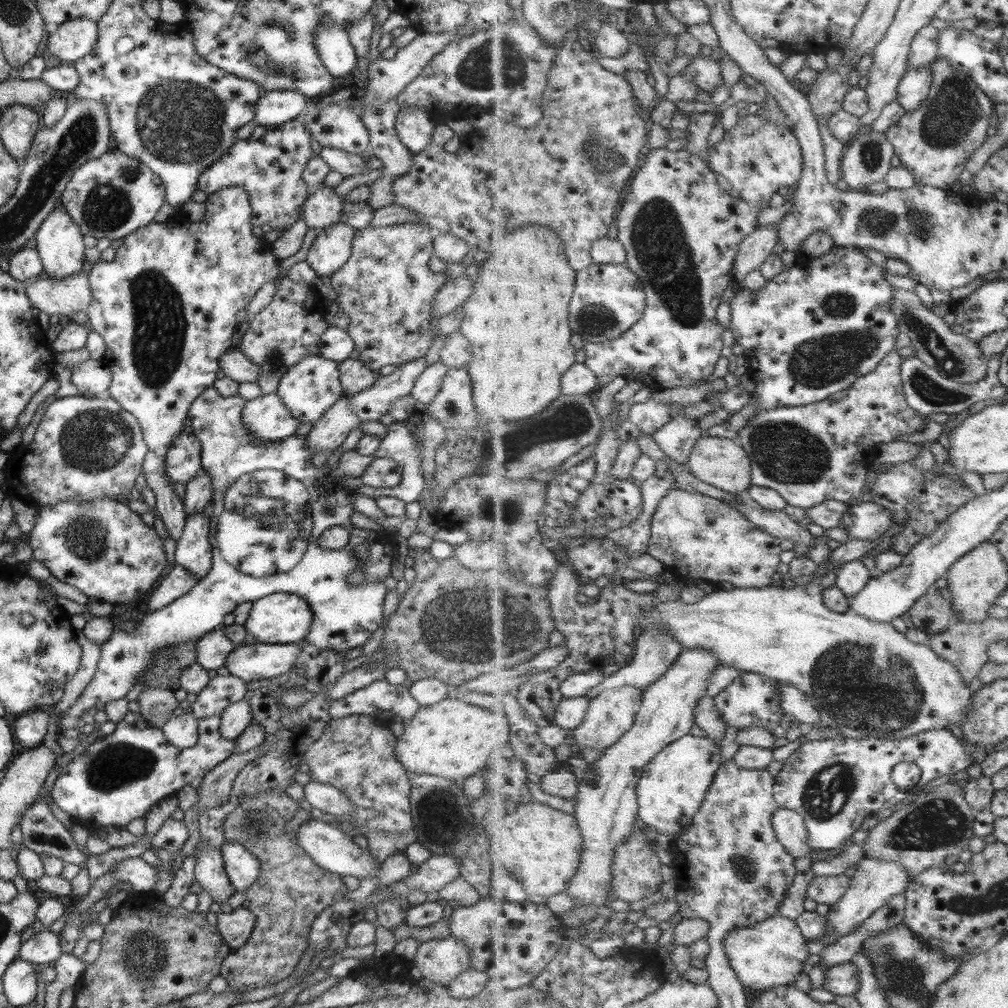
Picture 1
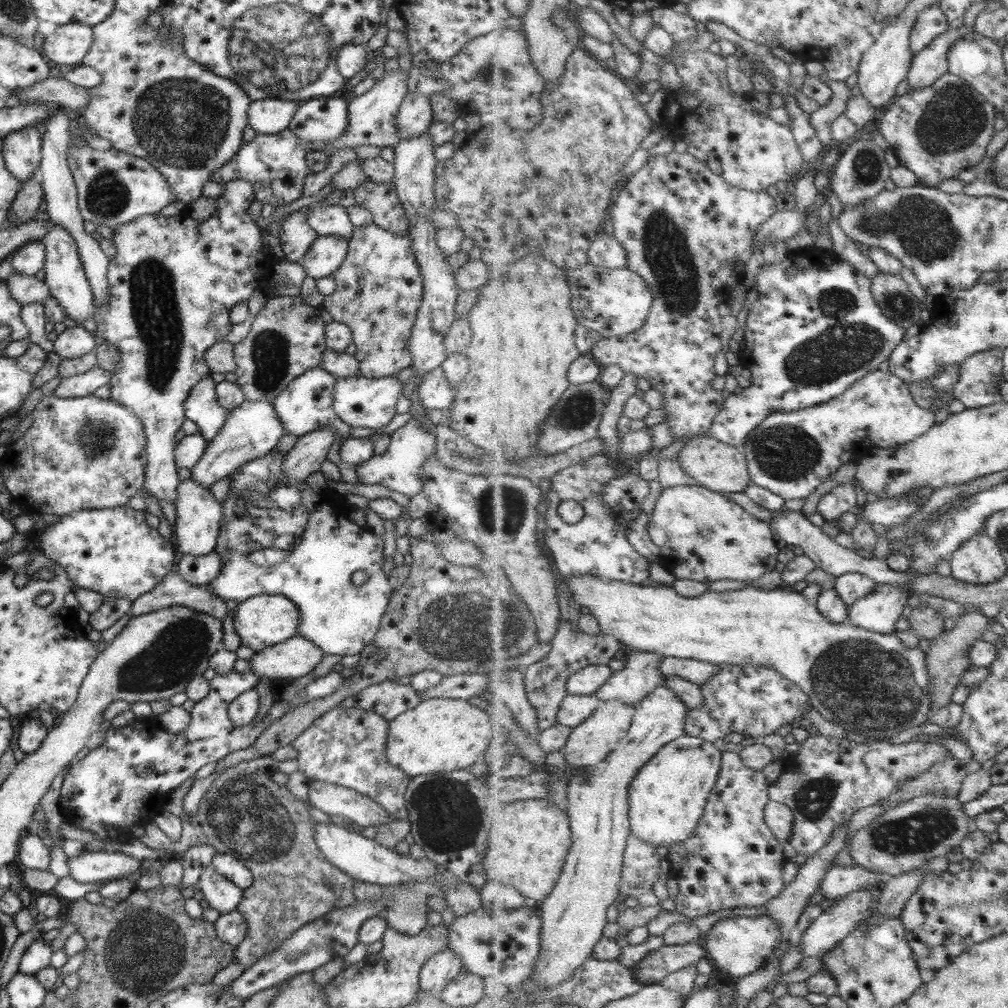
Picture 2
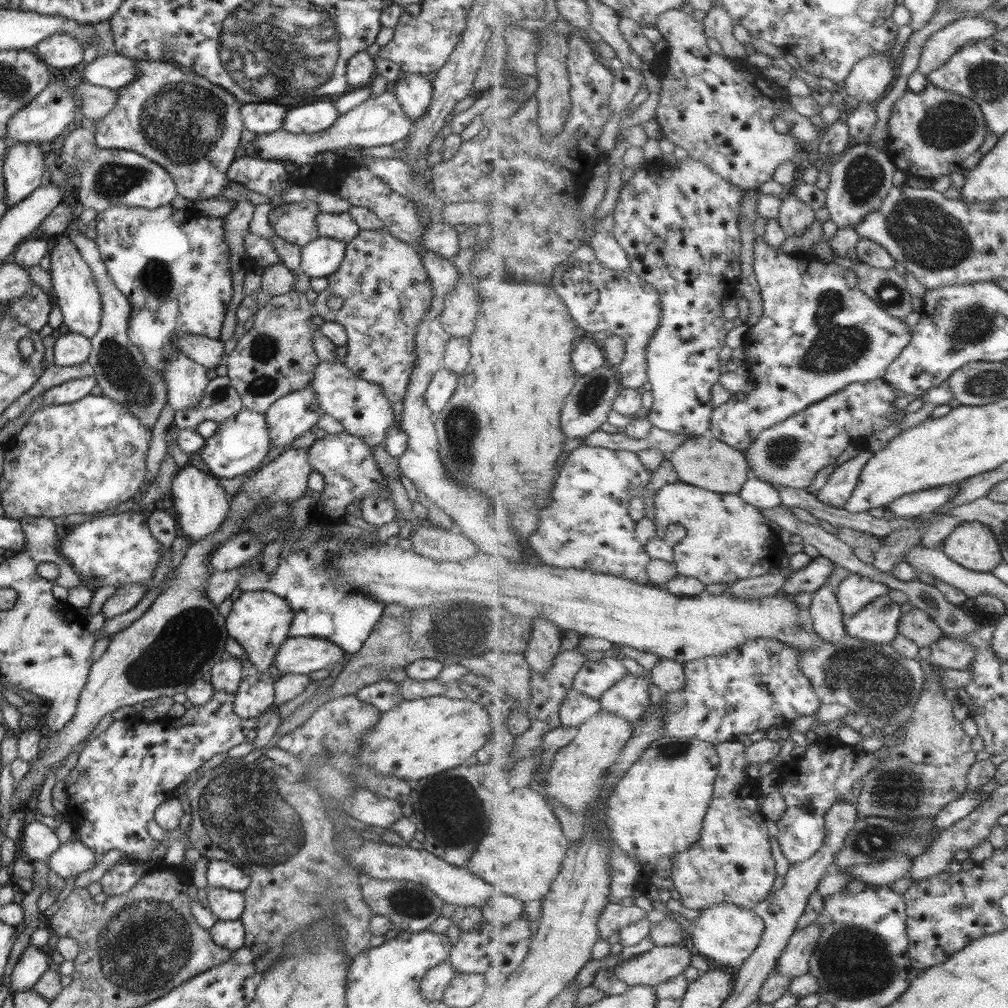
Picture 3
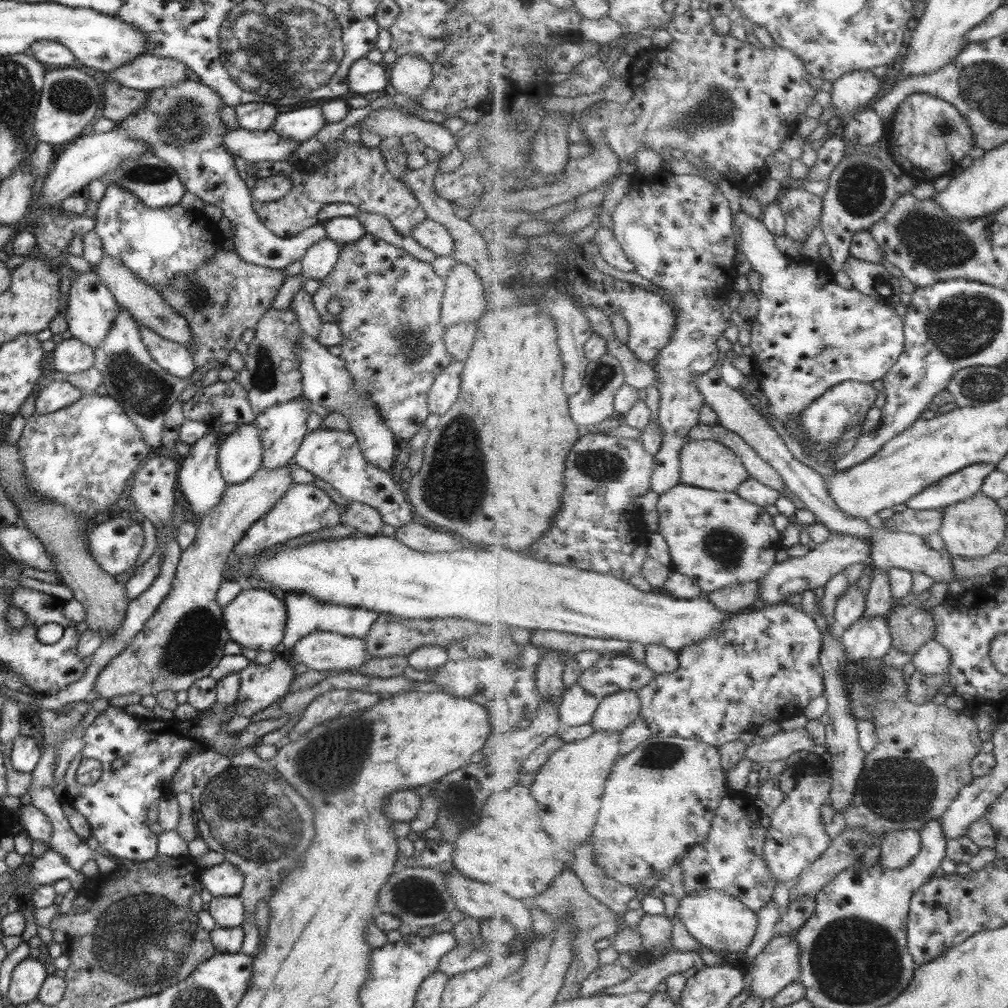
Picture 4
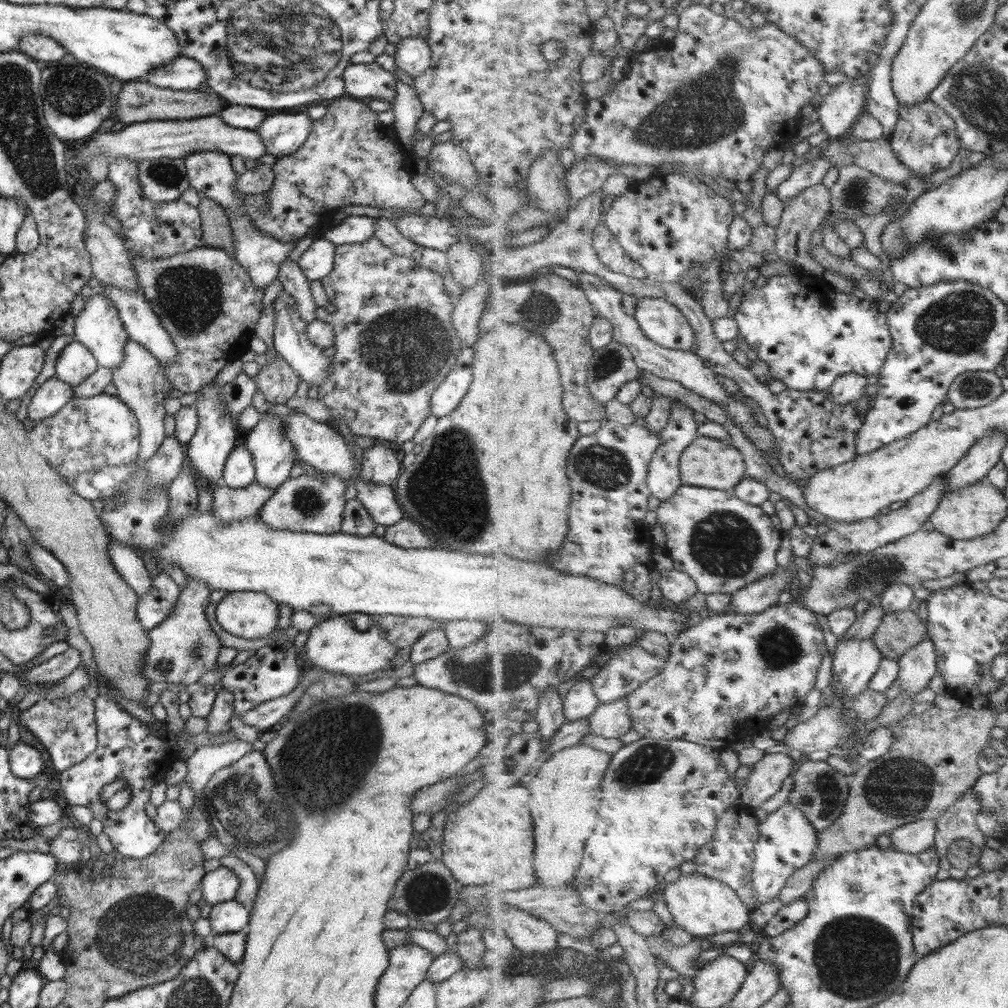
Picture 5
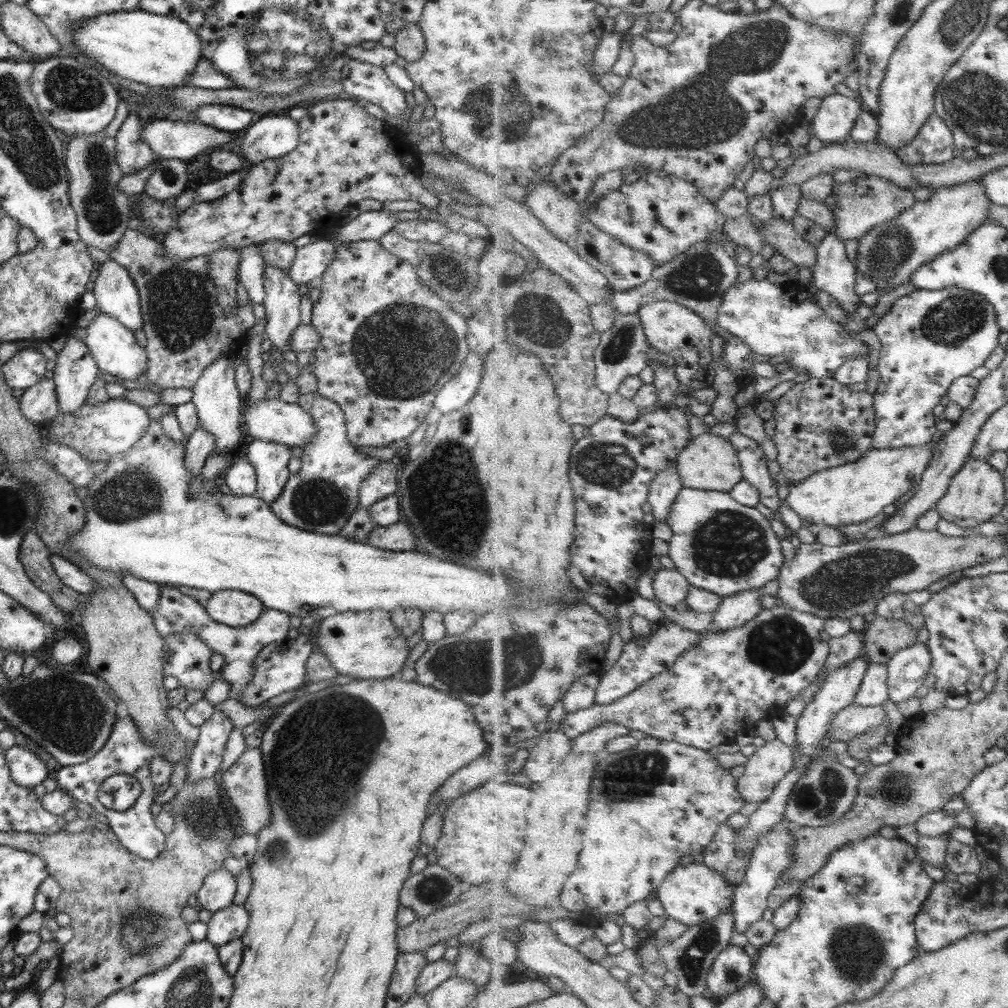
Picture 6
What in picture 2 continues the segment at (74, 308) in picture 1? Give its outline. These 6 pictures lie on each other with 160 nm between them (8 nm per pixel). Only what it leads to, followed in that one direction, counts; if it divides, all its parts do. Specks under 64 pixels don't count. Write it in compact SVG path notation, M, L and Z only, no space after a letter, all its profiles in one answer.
M17 273L11 274L3 284L7 286L9 294L22 306L33 302L43 304L46 298L51 297L51 293L45 282L37 280L35 277L27 277Z

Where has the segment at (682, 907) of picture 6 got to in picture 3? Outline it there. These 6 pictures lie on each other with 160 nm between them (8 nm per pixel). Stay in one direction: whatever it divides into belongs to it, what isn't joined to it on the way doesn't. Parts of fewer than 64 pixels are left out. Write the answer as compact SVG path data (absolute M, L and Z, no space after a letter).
M731 902L710 904L700 911L697 921L690 928L689 945L713 965L731 967L736 972L755 952L766 932L766 922L754 909Z

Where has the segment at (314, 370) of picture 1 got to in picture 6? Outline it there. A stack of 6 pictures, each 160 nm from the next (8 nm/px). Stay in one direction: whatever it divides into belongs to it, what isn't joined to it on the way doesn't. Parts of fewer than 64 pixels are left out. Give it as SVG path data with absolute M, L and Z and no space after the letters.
M252 438L247 443L244 456L256 474L257 499L269 504L283 492L288 477L289 454L289 447L263 439Z

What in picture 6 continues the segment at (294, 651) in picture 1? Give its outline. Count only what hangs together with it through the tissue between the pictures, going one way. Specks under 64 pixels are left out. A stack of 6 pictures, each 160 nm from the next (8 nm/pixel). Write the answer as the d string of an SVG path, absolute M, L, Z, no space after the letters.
M377 609L347 611L321 619L315 644L338 674L367 679L396 677L405 667L403 662L409 652L405 638L391 624L390 613Z

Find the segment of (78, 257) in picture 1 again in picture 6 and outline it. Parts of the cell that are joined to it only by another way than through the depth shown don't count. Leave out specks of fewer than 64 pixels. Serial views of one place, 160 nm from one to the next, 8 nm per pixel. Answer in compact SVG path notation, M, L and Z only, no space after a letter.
M101 311L85 327L85 339L82 341L88 349L90 356L95 361L98 370L103 370L118 379L135 380L143 376L147 368L147 356L134 340L134 334L127 330L117 320Z

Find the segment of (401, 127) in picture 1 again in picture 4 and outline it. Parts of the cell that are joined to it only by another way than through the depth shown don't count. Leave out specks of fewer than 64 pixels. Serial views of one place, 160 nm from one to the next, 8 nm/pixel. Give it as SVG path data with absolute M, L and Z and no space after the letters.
M404 54L389 66L387 79L397 94L403 94L415 102L424 88L431 84L431 67L420 56Z

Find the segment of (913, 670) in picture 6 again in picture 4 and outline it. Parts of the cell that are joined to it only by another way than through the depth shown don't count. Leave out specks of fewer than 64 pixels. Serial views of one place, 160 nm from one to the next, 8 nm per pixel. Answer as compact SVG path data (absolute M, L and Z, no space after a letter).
M933 639L912 655L911 663L923 674L940 675L949 672L952 656L943 643Z

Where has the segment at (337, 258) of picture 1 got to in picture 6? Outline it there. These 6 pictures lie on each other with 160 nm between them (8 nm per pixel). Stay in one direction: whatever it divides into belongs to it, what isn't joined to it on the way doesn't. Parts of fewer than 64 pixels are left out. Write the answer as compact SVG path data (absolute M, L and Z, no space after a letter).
M319 239L297 249L287 276L297 285L308 285L313 279L321 277L327 269L333 260L335 247L335 243Z

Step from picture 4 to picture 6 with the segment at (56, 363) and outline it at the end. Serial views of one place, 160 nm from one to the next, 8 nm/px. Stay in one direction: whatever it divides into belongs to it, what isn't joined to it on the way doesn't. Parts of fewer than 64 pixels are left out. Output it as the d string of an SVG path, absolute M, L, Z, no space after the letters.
M65 334L65 346L55 356L51 380L54 382L58 412L77 410L84 403L98 368L83 342Z

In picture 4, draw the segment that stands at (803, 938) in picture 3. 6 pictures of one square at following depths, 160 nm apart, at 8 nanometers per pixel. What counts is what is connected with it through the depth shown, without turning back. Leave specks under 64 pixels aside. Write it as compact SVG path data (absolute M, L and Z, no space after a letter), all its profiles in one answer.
M775 934L746 970L752 980L749 997L773 999L786 986L800 980L800 960L799 941L794 935Z

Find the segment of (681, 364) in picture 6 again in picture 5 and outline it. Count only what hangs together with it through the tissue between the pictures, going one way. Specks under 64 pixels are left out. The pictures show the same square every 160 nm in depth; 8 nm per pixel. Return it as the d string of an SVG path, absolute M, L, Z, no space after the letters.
M659 297L640 298L634 317L653 343L679 351L695 351L695 329L675 303Z

